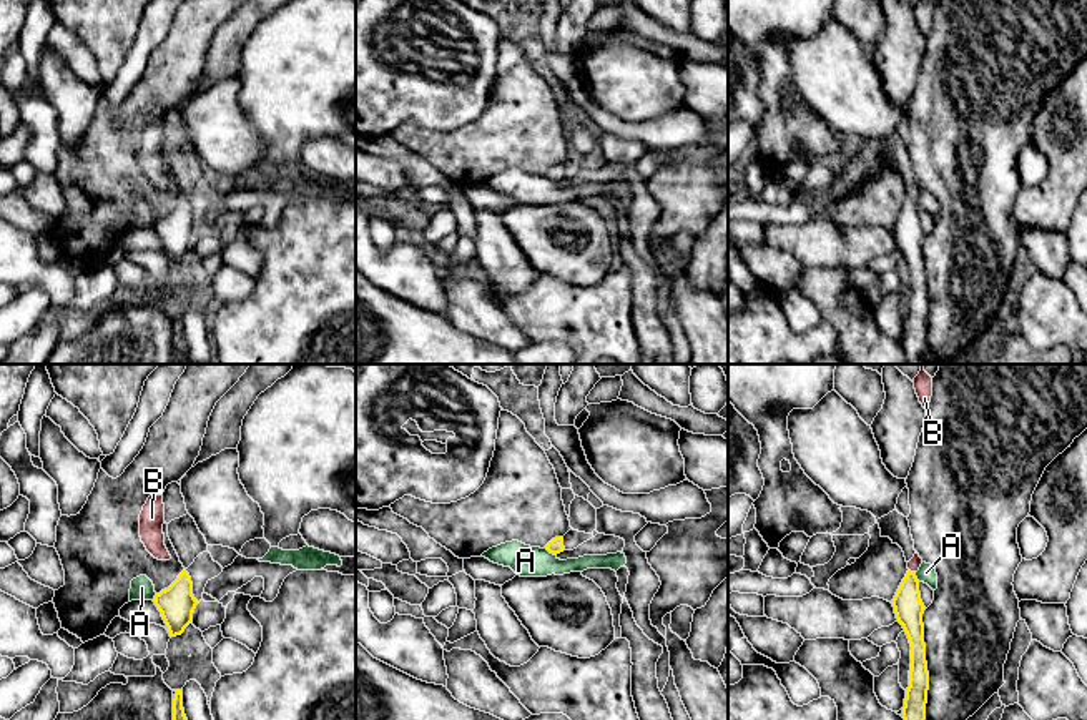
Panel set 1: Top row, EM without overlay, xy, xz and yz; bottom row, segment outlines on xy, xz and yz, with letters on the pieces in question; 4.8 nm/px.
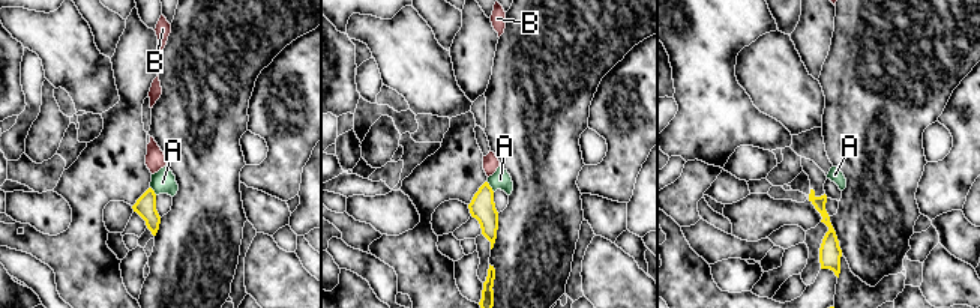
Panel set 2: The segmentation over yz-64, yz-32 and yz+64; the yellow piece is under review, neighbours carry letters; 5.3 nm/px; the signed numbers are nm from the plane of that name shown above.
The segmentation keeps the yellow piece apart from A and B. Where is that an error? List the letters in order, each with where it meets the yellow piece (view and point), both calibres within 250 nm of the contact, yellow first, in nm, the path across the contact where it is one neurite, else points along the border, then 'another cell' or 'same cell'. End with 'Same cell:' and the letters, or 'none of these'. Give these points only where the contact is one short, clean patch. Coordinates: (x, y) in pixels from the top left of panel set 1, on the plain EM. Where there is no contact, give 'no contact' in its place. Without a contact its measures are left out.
A: xz (550, 180) | 80/150 nm | along xz (545, 175), (555, 183) | another cell
B: yz (913, 200) | 140/60 nm | across yz (908, 233), (913, 200), (916, 188) | same cell
Same cell: B

